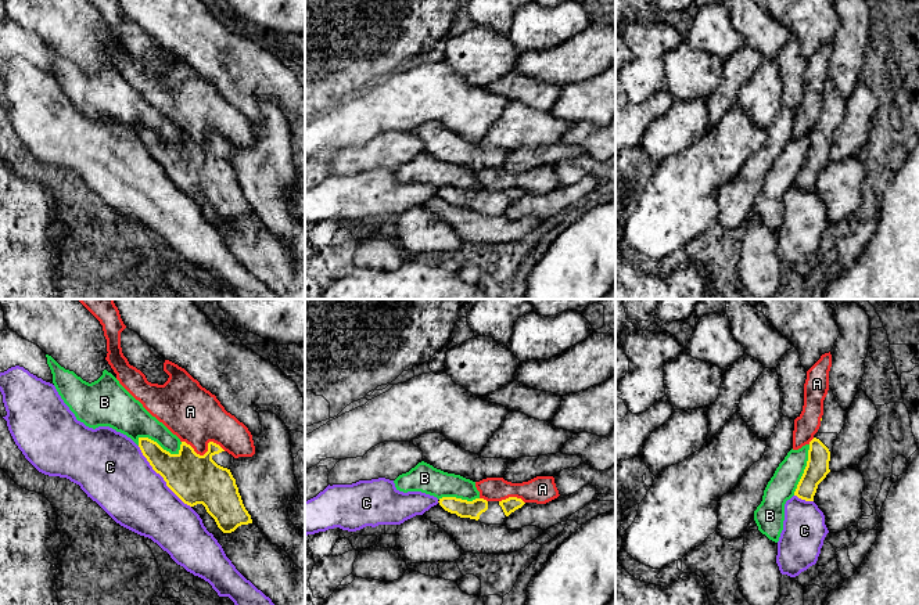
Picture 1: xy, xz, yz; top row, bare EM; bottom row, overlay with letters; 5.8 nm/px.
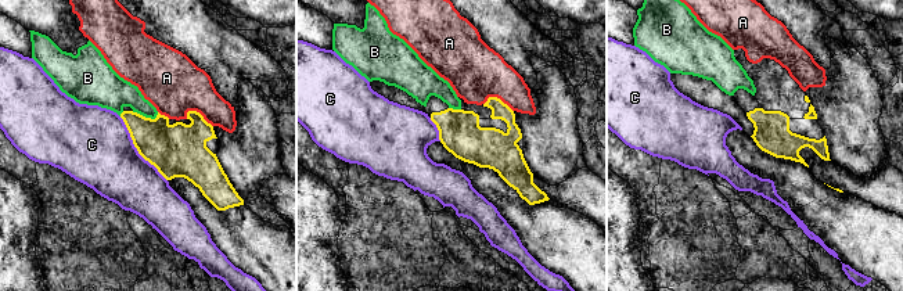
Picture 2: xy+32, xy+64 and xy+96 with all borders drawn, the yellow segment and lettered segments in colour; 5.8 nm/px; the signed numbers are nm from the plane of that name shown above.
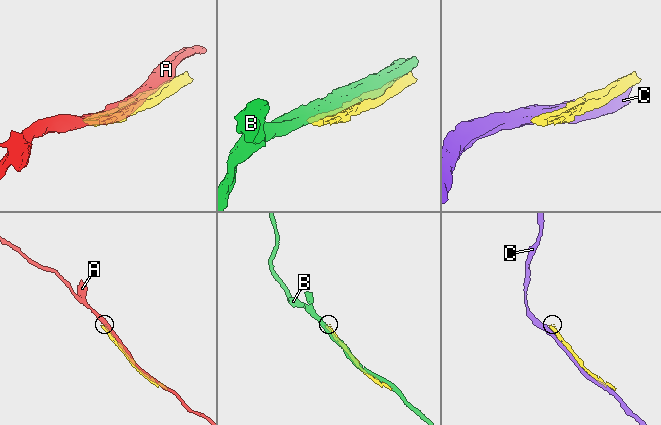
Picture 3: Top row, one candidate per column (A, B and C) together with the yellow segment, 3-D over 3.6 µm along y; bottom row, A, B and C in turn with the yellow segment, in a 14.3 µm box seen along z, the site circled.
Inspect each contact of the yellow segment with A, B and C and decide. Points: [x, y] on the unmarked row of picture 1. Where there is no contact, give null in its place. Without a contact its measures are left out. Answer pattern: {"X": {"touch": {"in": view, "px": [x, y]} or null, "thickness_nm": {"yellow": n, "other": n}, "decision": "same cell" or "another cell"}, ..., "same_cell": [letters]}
{"A": {"touch": {"in": "xy", "px": [208, 140]}, "thickness_nm": {"yellow": 280, "other": 320}, "decision": "another cell"}, "B": {"touch": {"in": "xy", "px": [161, 137]}, "thickness_nm": {"yellow": 280, "other": 200}, "decision": "another cell"}, "C": {"touch": {"in": "xy", "px": [162, 166]}, "thickness_nm": {"yellow": 280, "other": 380}, "decision": "another cell"}, "same_cell": []}

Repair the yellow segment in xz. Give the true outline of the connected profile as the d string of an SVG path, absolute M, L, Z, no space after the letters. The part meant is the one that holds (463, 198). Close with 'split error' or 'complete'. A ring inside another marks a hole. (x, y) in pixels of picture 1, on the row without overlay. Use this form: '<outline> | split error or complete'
M442 187L438 192L450 204L456 204L460 208L475 209L485 215L503 215L511 202L525 194L517 187L509 187L502 191L487 191L484 188L467 191L456 187Z | split error

